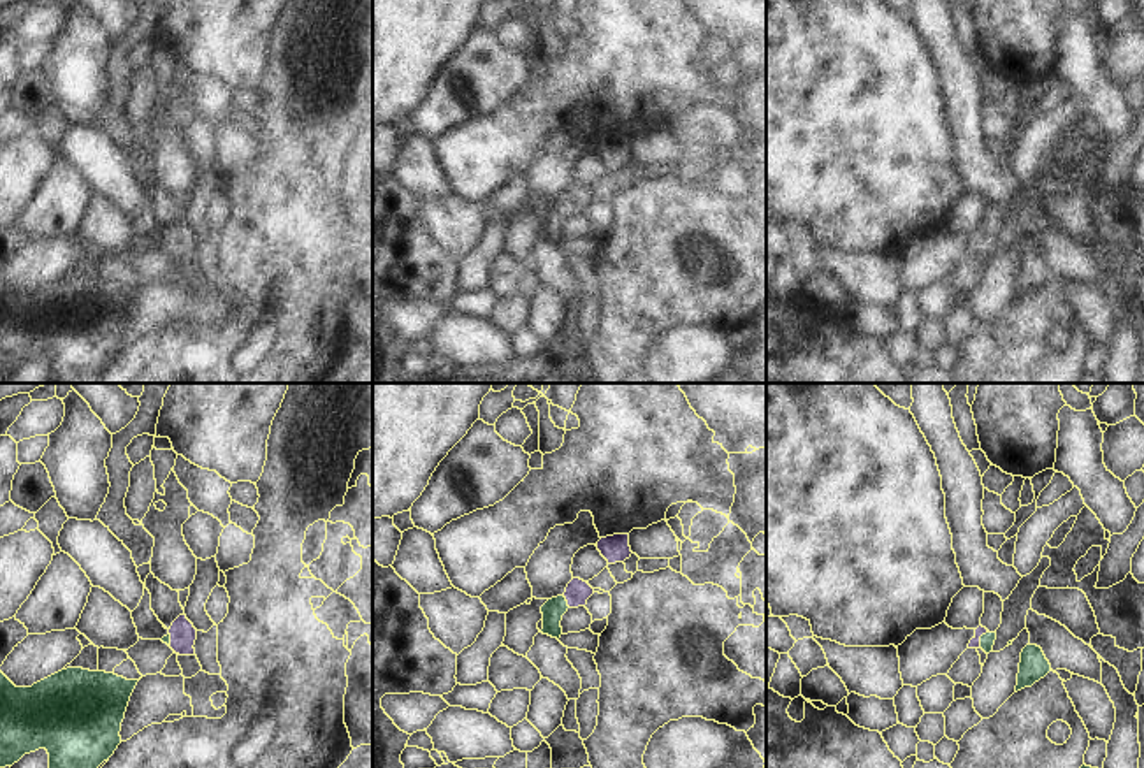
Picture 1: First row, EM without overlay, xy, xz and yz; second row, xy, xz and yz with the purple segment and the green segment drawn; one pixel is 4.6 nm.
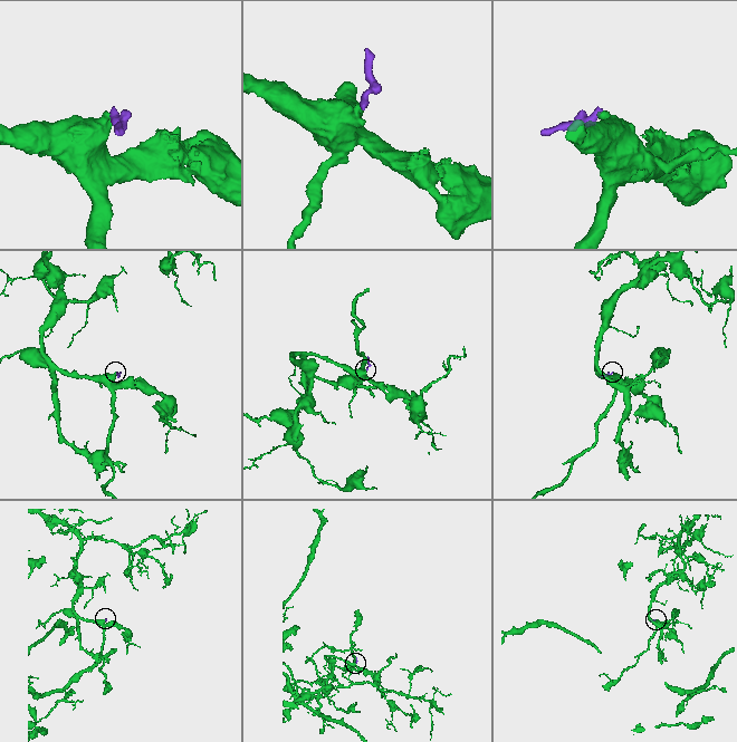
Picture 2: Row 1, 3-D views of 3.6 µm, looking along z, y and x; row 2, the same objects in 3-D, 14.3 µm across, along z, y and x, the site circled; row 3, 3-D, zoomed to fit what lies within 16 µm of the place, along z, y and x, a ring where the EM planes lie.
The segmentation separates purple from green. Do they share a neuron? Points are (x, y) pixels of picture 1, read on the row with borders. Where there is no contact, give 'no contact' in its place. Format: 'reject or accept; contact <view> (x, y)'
accept; contact yz (979, 638)

